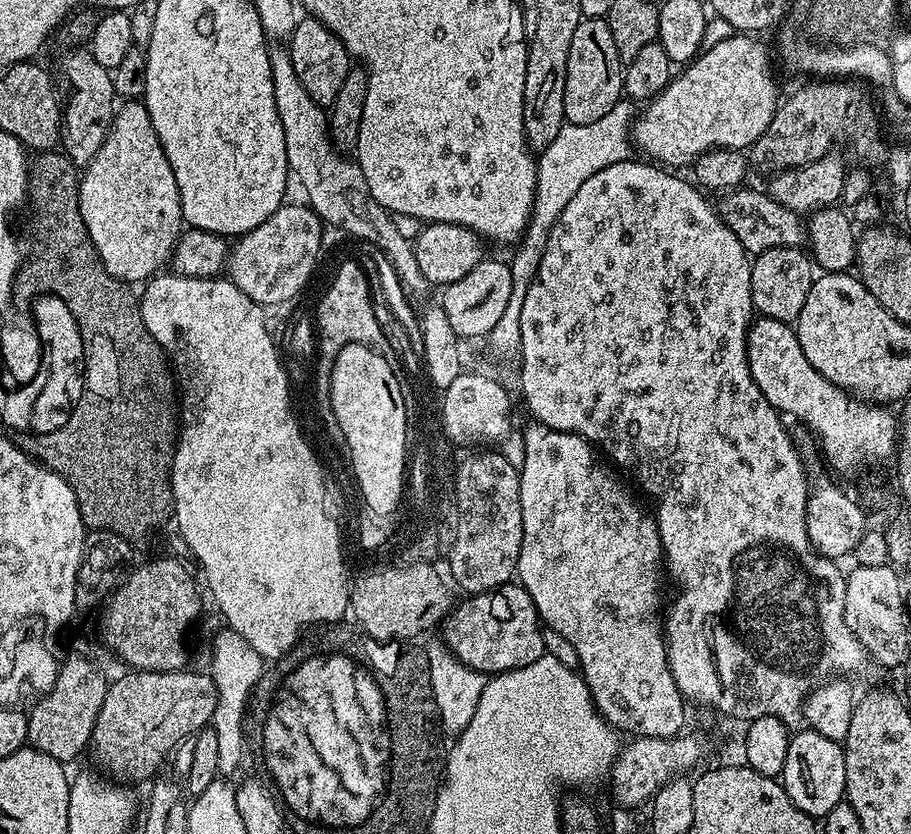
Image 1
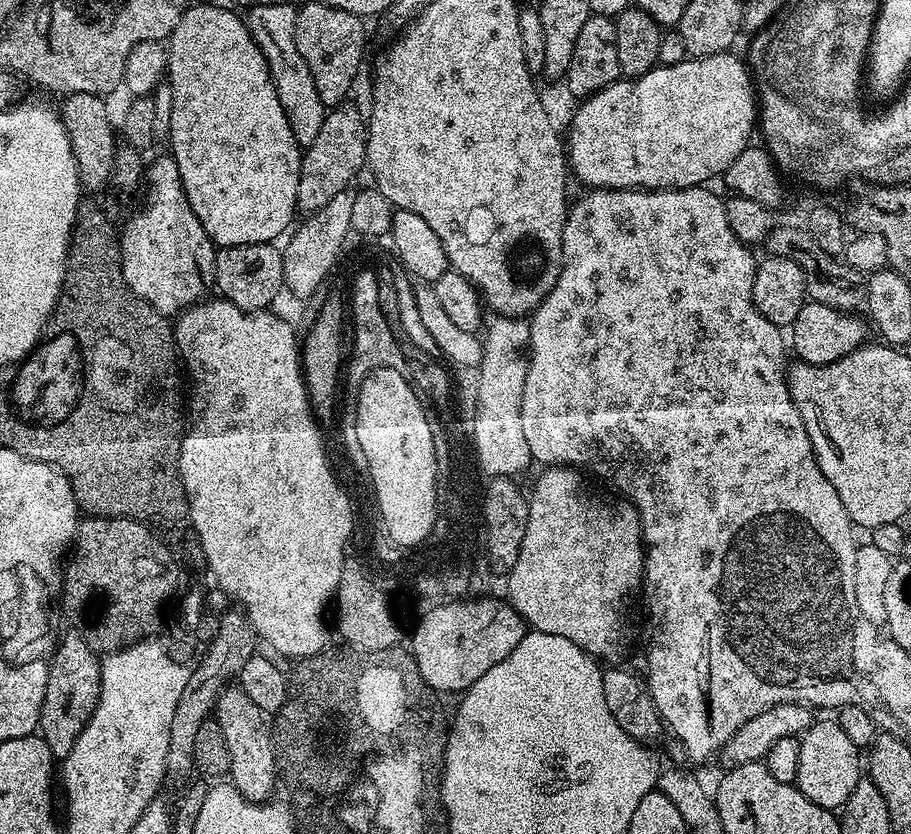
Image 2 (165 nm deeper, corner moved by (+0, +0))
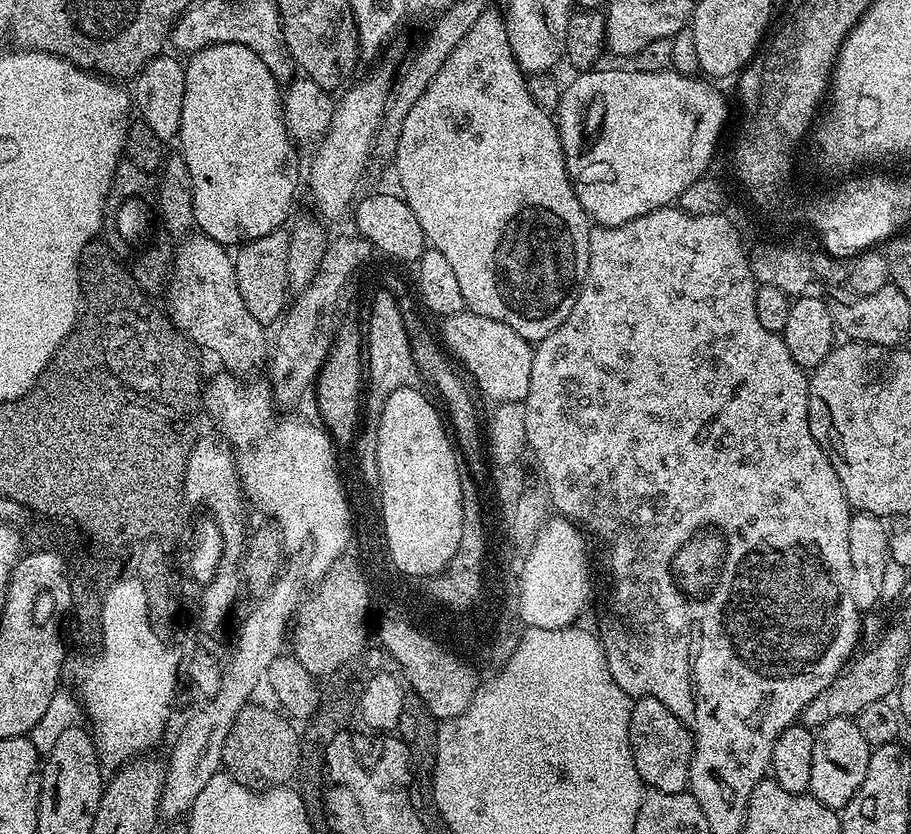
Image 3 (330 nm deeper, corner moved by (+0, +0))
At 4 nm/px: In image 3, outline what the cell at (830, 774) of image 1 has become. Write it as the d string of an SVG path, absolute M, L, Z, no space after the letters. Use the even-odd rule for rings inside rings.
M839 716L815 729L814 763L810 765L810 795L827 808L843 810L866 778L872 748L862 738L855 719Z

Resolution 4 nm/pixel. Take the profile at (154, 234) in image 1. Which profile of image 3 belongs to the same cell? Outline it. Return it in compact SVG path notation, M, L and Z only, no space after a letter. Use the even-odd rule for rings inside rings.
M200 239L185 244L166 297L166 315L175 328L197 348L205 353L213 352L224 363L221 365L225 371L252 378L260 367L265 367L270 356L270 340L264 337L265 325L252 317L250 310L246 310L246 302L242 302L242 294L238 294L234 256L225 245Z

